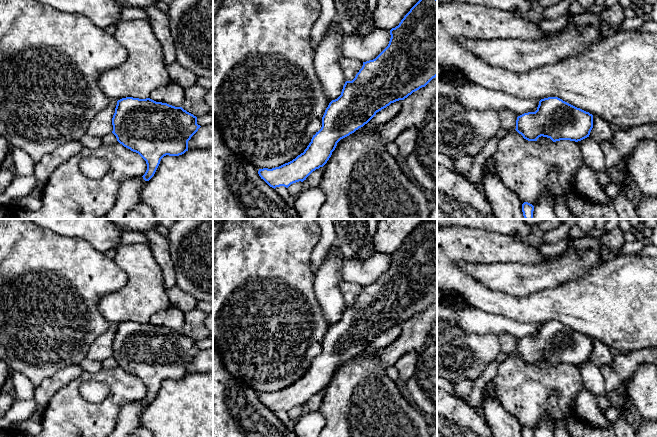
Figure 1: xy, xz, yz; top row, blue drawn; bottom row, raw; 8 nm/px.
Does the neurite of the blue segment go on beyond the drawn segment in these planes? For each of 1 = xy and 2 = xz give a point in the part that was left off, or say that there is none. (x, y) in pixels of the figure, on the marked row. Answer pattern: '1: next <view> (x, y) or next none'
1: next none
2: next none

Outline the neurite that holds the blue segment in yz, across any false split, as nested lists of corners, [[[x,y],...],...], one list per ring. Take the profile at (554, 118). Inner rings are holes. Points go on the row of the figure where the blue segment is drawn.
[[[558,97],[541,99],[535,112],[517,117],[516,131],[528,141],[541,136],[553,142],[581,141],[589,137],[593,128],[593,115]]]

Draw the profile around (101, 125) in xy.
[[[110,99],[109,104],[101,110],[90,122],[87,128],[87,134],[103,138],[105,135],[112,133],[112,118],[115,113],[117,100]]]

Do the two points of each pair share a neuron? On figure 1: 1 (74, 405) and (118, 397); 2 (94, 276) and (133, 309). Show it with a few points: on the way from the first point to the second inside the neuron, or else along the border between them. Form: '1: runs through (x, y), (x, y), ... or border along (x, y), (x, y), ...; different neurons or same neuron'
1: runs through (85, 409), (107, 408); same neuron
2: border along (122, 269), (127, 282), (104, 295), (98, 309); different neurons

